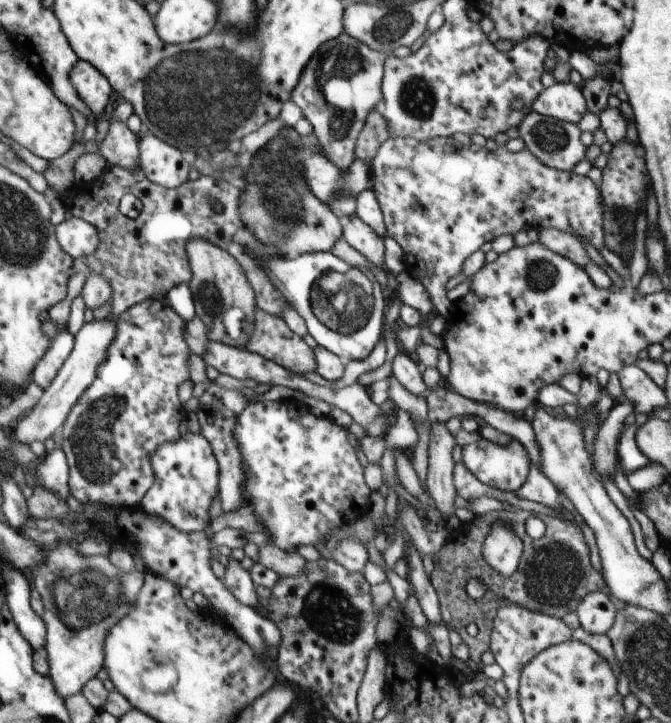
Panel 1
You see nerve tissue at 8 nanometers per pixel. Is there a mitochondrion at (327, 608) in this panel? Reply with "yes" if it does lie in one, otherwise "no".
yes

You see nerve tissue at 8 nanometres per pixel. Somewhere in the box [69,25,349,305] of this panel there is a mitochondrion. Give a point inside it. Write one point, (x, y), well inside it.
(199, 95)

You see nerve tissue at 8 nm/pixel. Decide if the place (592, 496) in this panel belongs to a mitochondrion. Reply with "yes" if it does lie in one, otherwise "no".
no

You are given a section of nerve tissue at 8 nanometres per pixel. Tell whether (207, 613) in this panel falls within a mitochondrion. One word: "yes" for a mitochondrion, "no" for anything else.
no

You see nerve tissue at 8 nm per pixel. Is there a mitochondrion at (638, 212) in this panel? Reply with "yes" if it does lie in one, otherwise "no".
no

